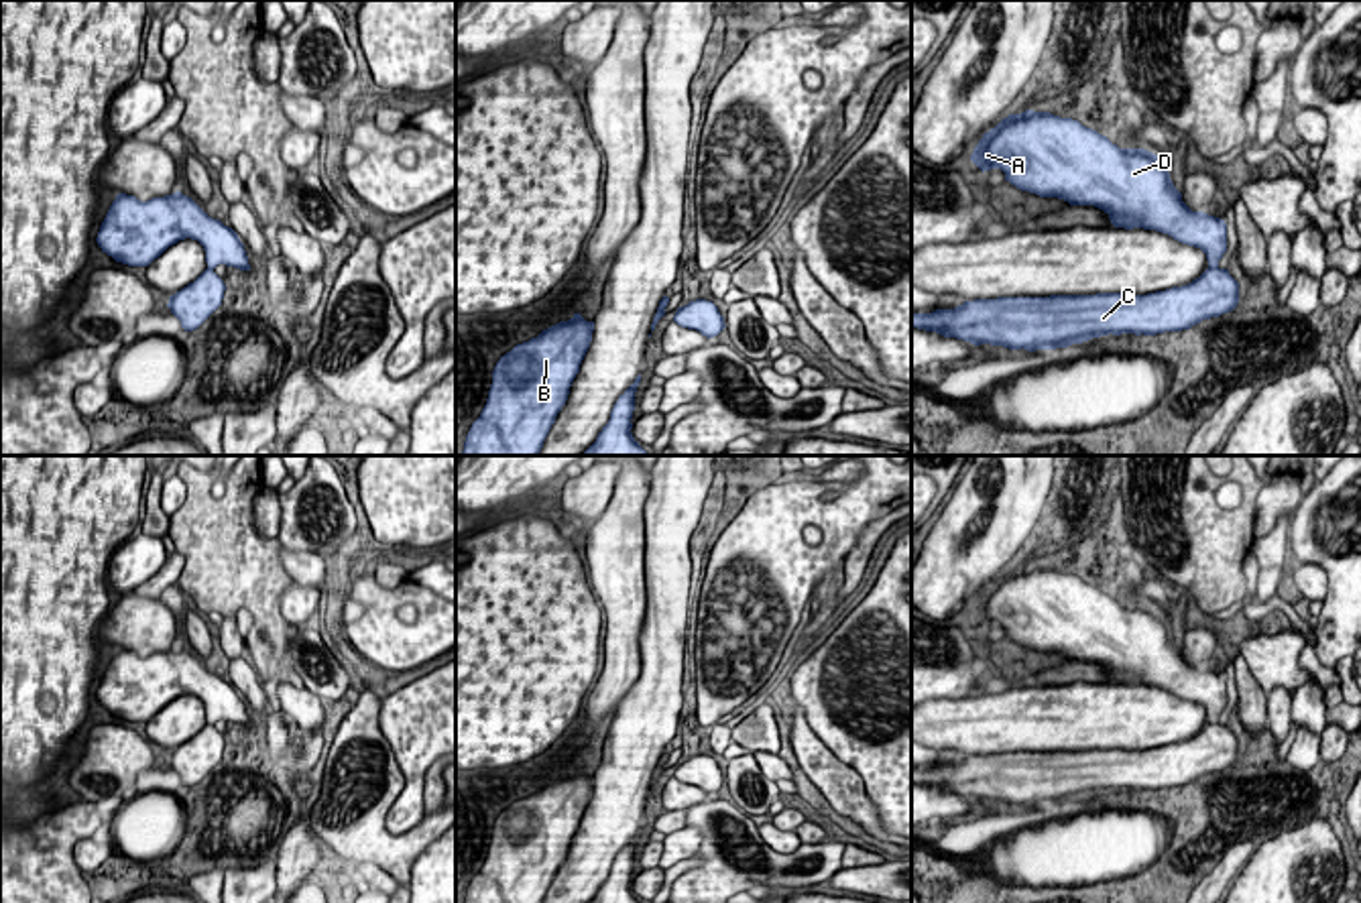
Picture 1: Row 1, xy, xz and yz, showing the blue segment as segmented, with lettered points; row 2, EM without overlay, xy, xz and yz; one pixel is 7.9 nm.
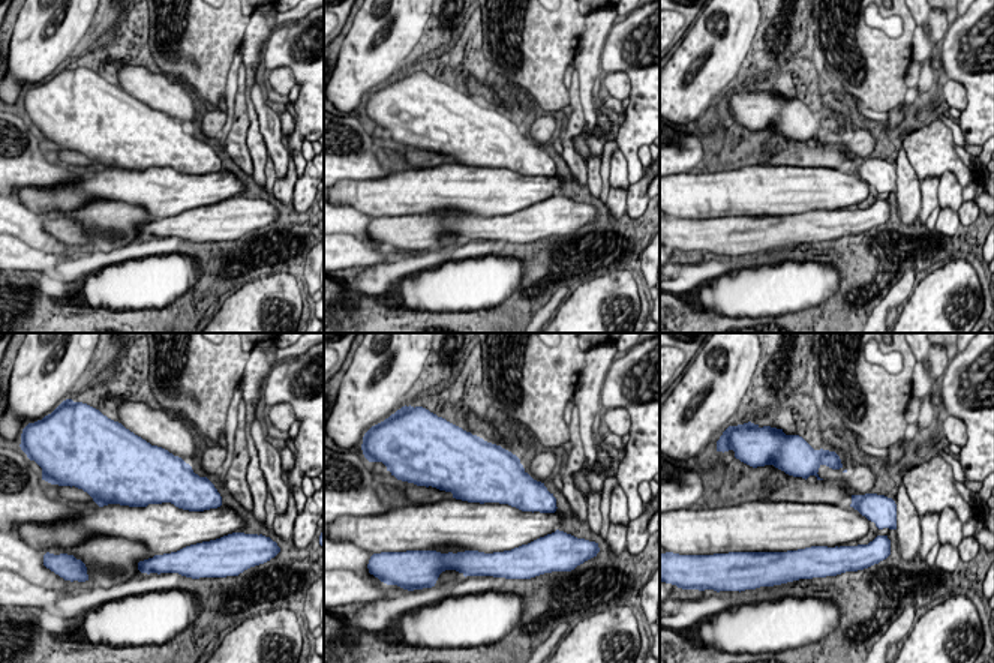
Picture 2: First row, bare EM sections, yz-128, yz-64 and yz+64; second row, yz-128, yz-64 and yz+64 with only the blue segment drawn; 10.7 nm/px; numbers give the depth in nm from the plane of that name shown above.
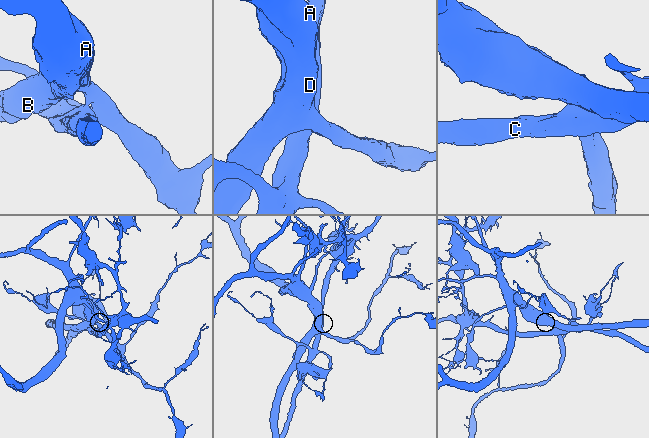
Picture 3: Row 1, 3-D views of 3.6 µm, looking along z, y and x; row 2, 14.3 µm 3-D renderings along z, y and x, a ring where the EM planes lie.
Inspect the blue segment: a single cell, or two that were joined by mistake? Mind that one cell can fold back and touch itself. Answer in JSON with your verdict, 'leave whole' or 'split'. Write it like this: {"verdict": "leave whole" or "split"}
{"verdict": "split"}

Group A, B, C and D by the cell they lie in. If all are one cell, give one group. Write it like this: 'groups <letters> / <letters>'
groups A B D / C

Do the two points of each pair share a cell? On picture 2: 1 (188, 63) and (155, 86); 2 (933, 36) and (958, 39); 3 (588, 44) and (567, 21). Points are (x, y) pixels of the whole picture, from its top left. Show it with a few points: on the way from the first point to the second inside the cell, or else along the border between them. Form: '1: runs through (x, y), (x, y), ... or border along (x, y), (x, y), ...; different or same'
1: border along (152, 66), (183, 81), (191, 89); different
2: border along (949, 26), (940, 44); different
3: border along (585, 17), (579, 36); different

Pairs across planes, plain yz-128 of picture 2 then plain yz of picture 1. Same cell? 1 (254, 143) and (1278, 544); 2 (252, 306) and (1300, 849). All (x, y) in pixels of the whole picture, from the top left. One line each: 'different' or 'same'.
1: same
2: same

